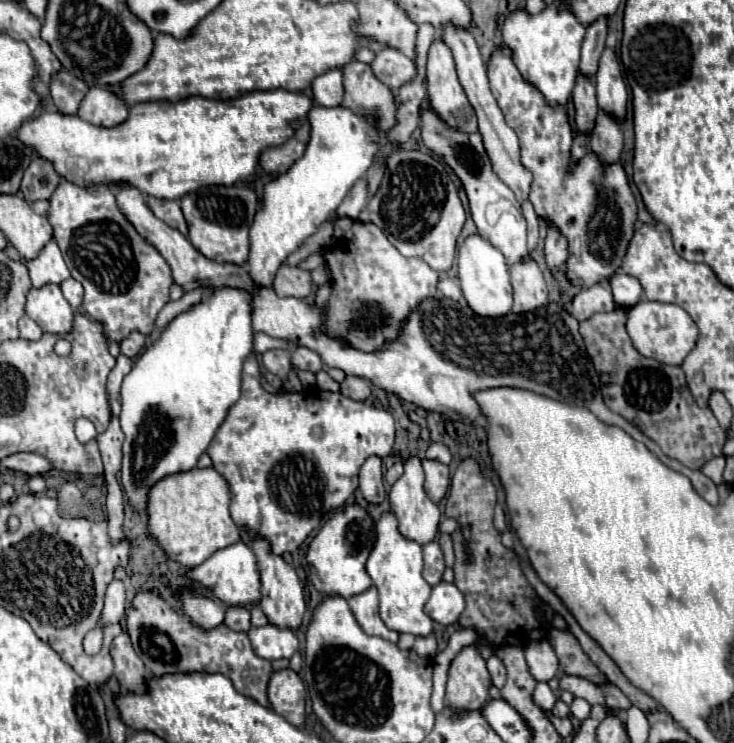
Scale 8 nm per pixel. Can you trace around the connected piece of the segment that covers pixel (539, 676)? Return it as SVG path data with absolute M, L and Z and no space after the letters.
M536 641L526 645L526 663L536 681L550 681L556 677L558 659L548 641Z

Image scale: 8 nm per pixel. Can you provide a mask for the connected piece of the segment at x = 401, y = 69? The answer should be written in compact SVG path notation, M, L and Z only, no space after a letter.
M392 47L376 53L376 59L372 61L372 71L390 89L398 89L416 77L414 61Z

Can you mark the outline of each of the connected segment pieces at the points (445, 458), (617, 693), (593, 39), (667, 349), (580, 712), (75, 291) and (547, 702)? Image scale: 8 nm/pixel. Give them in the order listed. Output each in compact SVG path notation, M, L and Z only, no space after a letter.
M432 443L428 447L428 451L426 451L426 457L428 459L436 459L436 461L440 461L444 465L450 465L450 461L452 461L452 455L450 455L448 447L442 445L442 443Z
M604 681L604 683L600 683L600 689L604 691L604 697L606 697L606 705L608 705L608 707L614 707L614 709L620 709L620 711L626 711L626 709L632 705L632 703L628 701L628 697L626 697L616 685Z
M598 19L586 29L586 37L582 43L582 59L580 59L580 73L586 73L590 81L594 81L598 71L598 61L604 51L606 41L606 19Z
M640 301L638 305L628 309L626 331L644 357L662 361L666 365L682 365L684 357L696 345L698 327L692 317L674 303L658 303L658 301Z
M574 699L574 703L570 705L570 711L578 721L584 721L588 717L588 713L590 713L590 705L584 699Z
M66 279L60 283L60 289L64 293L64 297L68 299L68 303L72 305L72 309L78 309L82 305L82 297L84 297L84 289L76 279Z
M538 683L532 697L534 697L534 703L536 703L540 709L552 709L552 705L556 703L556 697L554 697L554 693L550 691L548 683Z

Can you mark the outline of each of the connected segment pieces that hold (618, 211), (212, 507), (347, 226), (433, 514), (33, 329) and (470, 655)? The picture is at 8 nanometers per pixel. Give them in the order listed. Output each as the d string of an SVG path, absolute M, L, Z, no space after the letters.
M506 47L492 55L492 61L488 63L488 79L506 123L520 137L522 165L534 175L530 203L540 217L558 225L568 237L568 277L586 287L600 283L602 279L610 279L622 263L626 247L634 235L636 221L636 201L622 165L616 163L604 167L594 153L588 153L574 171L566 175L572 147L572 127L568 123L566 109L550 107L542 93L522 79Z
M190 469L164 477L150 489L148 533L160 543L166 555L184 565L198 567L212 553L240 541L240 529L230 517L230 491L224 477L214 469Z
M338 219L334 225L332 243L322 251L326 259L326 267L332 277L332 297L326 303L326 327L332 335L340 335L348 339L350 345L362 351L374 351L384 341L394 339L398 335L400 323L408 317L408 313L426 297L436 297L436 281L440 273L432 271L422 259L408 259L398 253L398 249L386 239L386 235L374 223L362 223L352 219Z
M408 459L404 463L404 475L392 485L390 489L390 509L392 513L396 513L396 519L398 519L398 529L400 533L410 539L410 541L418 541L420 545L426 545L430 543L436 533L438 533L438 525L440 525L440 519L442 519L442 513L440 509L426 497L424 489L424 473L422 473L422 465L420 465L420 459Z
M24 315L18 321L18 329L20 329L20 337L22 339L30 339L30 341L38 341L42 337L42 329L38 327L36 321L32 321L28 315Z
M464 647L450 665L446 705L454 711L478 711L488 701L490 685L486 661L474 647Z

